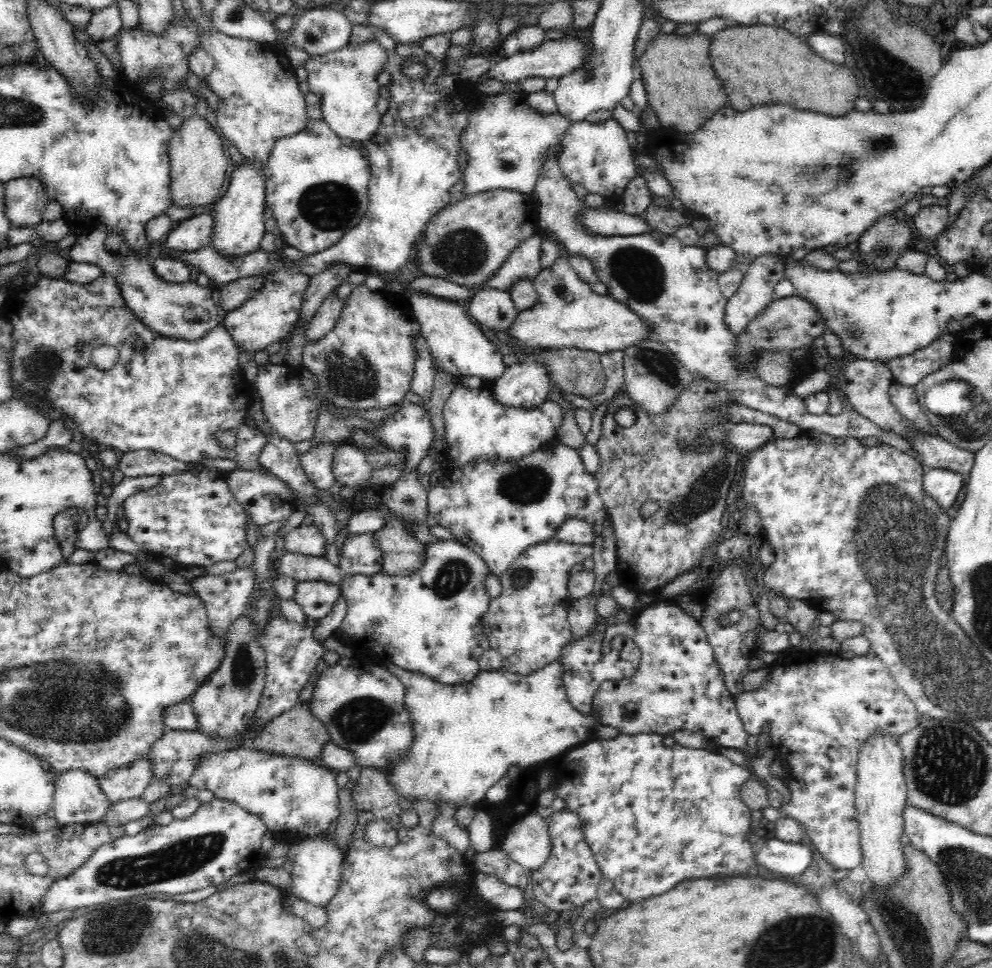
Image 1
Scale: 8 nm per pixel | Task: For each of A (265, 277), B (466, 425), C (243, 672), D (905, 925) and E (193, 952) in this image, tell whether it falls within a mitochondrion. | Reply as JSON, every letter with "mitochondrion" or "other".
{"A":"other","B":"other","C":"mitochondrion","D":"mitochondrion","E":"mitochondrion"}

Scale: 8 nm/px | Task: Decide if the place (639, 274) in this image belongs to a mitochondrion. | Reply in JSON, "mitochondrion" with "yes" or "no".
{"mitochondrion":"yes"}

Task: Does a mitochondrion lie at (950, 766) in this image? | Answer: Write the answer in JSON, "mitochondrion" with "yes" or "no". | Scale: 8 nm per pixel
{"mitochondrion":"yes"}

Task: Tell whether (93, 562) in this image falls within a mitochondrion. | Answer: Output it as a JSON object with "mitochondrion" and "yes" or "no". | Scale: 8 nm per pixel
{"mitochondrion":"no"}

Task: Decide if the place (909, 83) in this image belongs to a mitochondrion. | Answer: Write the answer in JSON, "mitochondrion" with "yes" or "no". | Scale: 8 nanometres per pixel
{"mitochondrion":"yes"}

